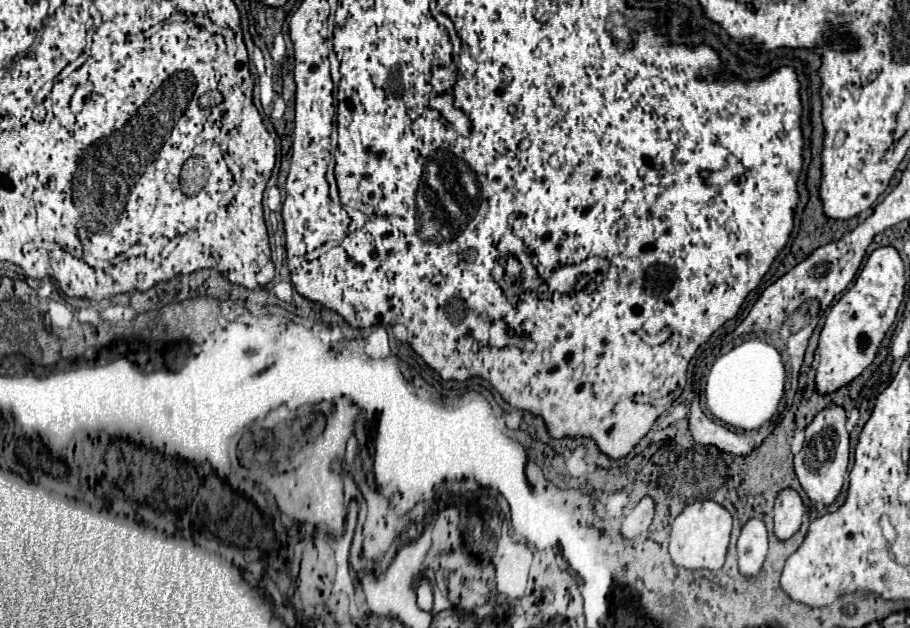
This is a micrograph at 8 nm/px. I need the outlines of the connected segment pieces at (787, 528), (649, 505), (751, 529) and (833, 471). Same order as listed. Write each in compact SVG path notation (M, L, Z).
M784 488L776 496L774 506L774 534L780 540L788 540L802 524L804 502L794 488Z
M644 496L636 508L624 518L622 522L622 536L624 538L634 538L642 532L648 530L650 522L654 518L654 500L650 496Z
M750 518L738 538L738 566L744 576L754 576L766 558L768 532L762 518Z
M834 404L824 408L814 416L814 420L806 426L806 440L802 450L794 456L794 470L796 476L806 490L810 500L832 504L842 490L844 474L848 468L848 454L850 454L850 434L846 430L846 412L842 406Z

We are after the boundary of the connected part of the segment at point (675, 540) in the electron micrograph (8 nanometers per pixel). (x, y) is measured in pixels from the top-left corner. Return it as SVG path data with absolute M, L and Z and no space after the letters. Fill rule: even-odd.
M714 500L694 502L688 504L674 520L672 532L670 532L670 556L676 566L682 568L708 568L718 570L724 564L724 556L730 542L730 530L732 530L732 516L730 512L720 506Z

